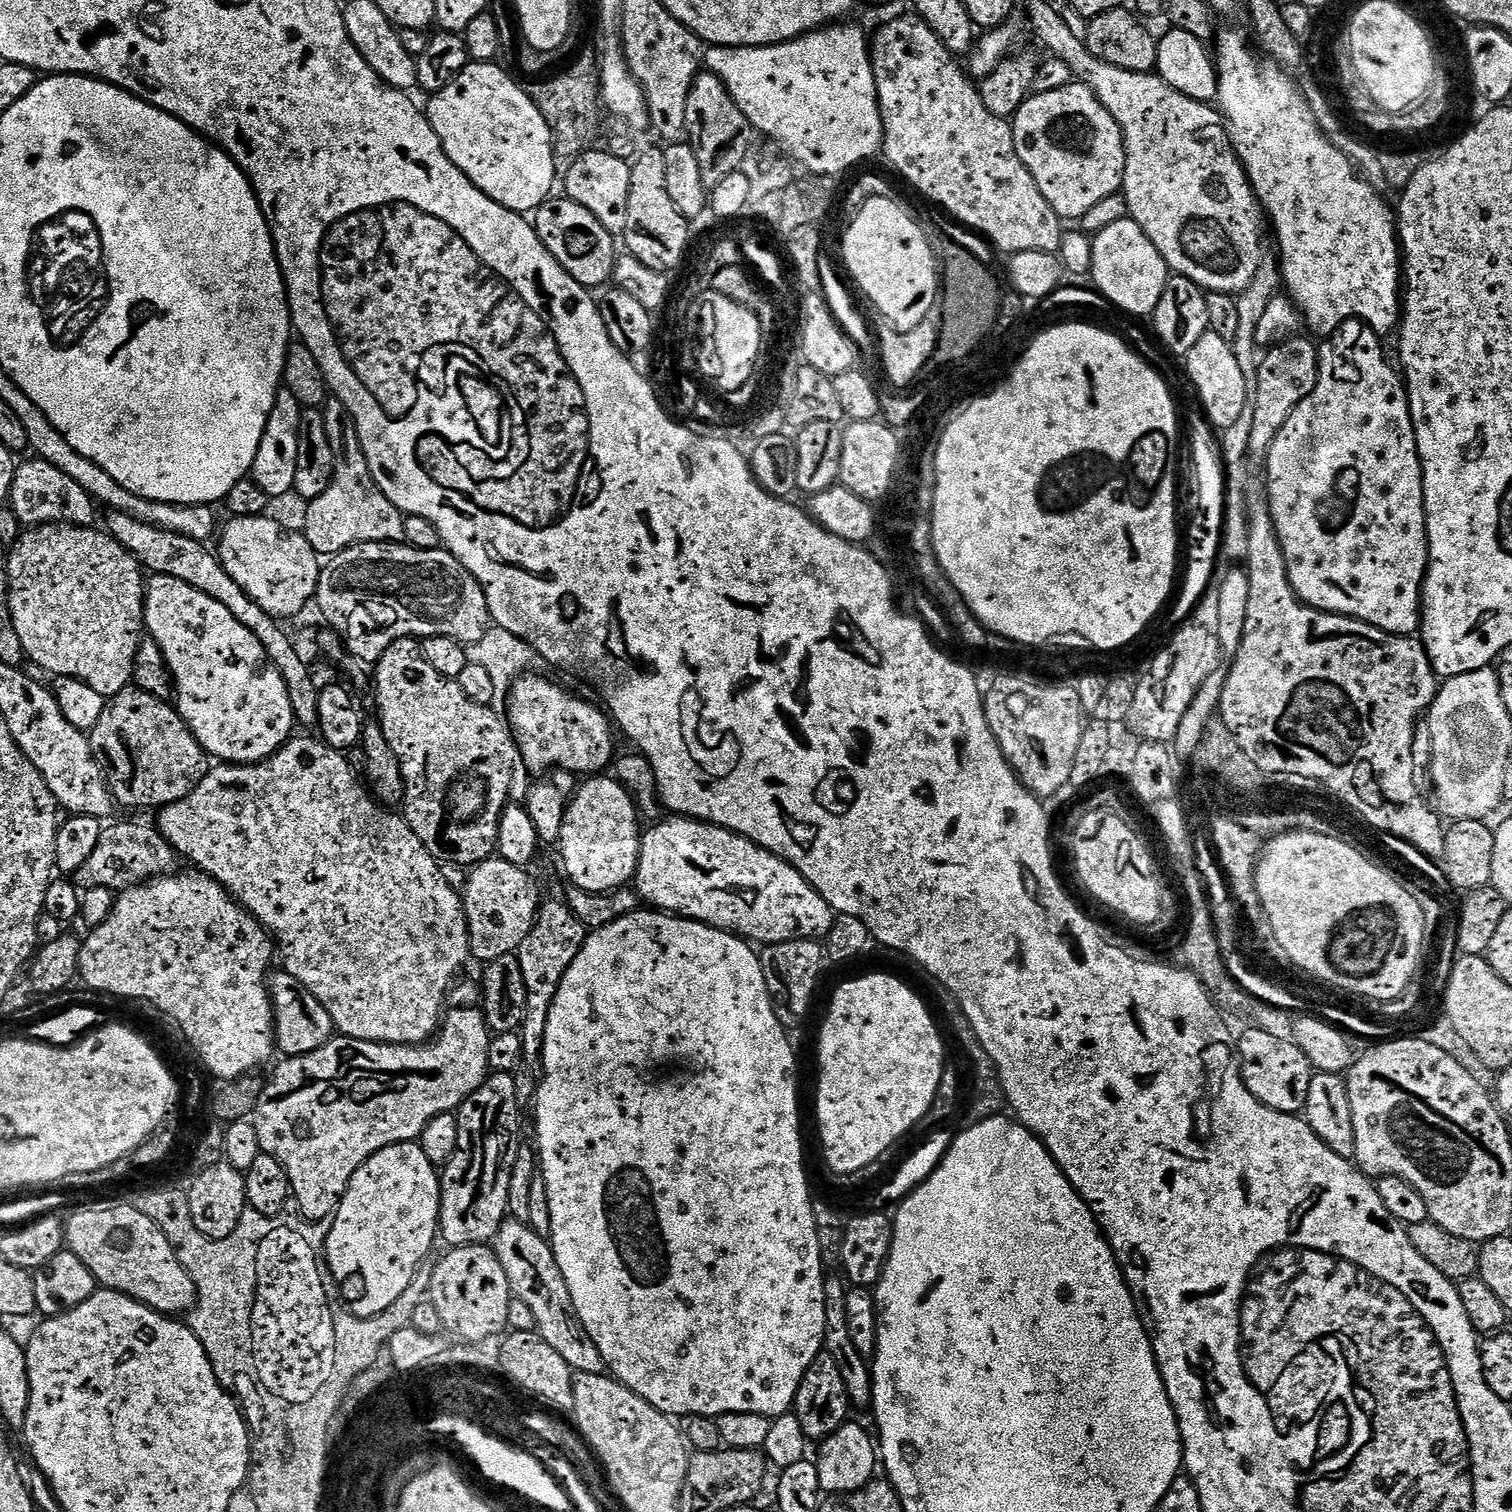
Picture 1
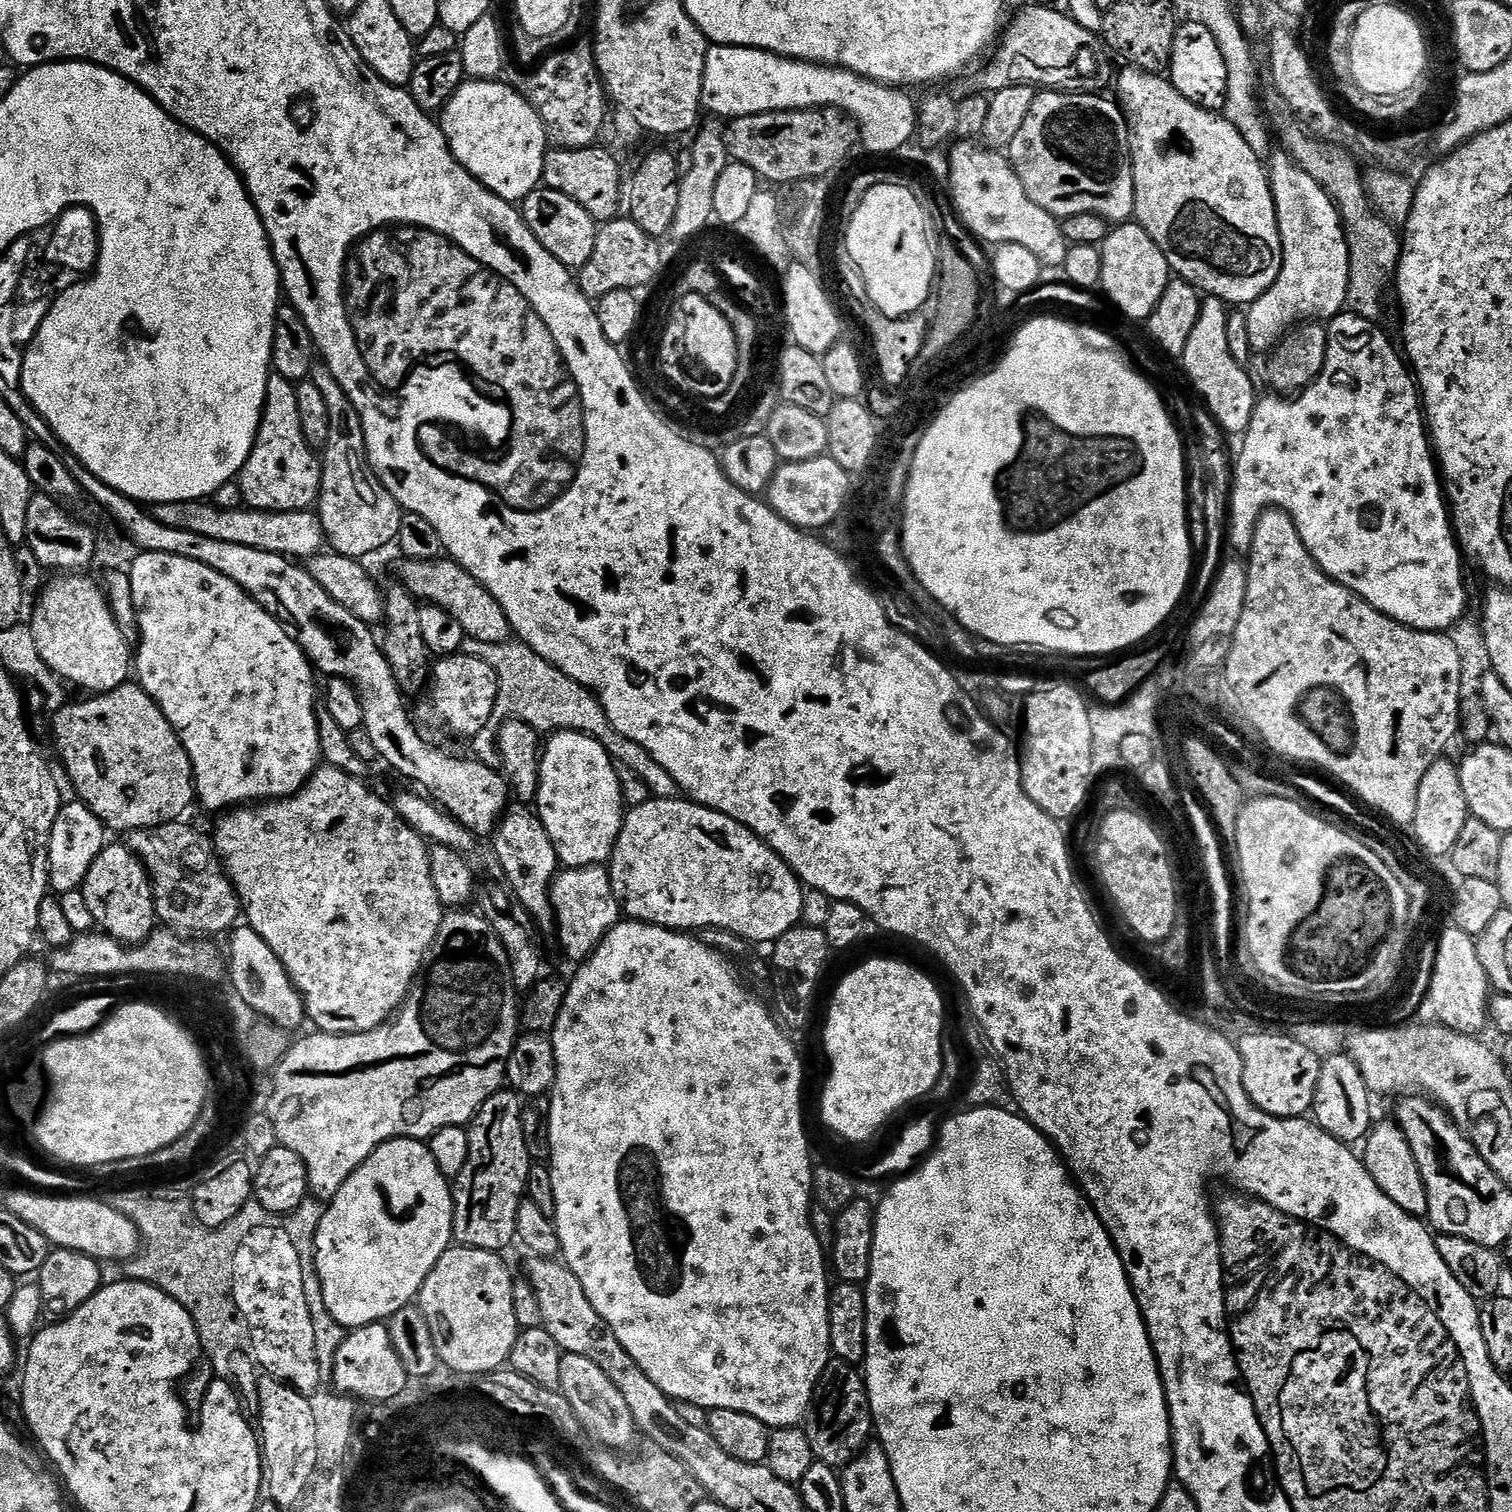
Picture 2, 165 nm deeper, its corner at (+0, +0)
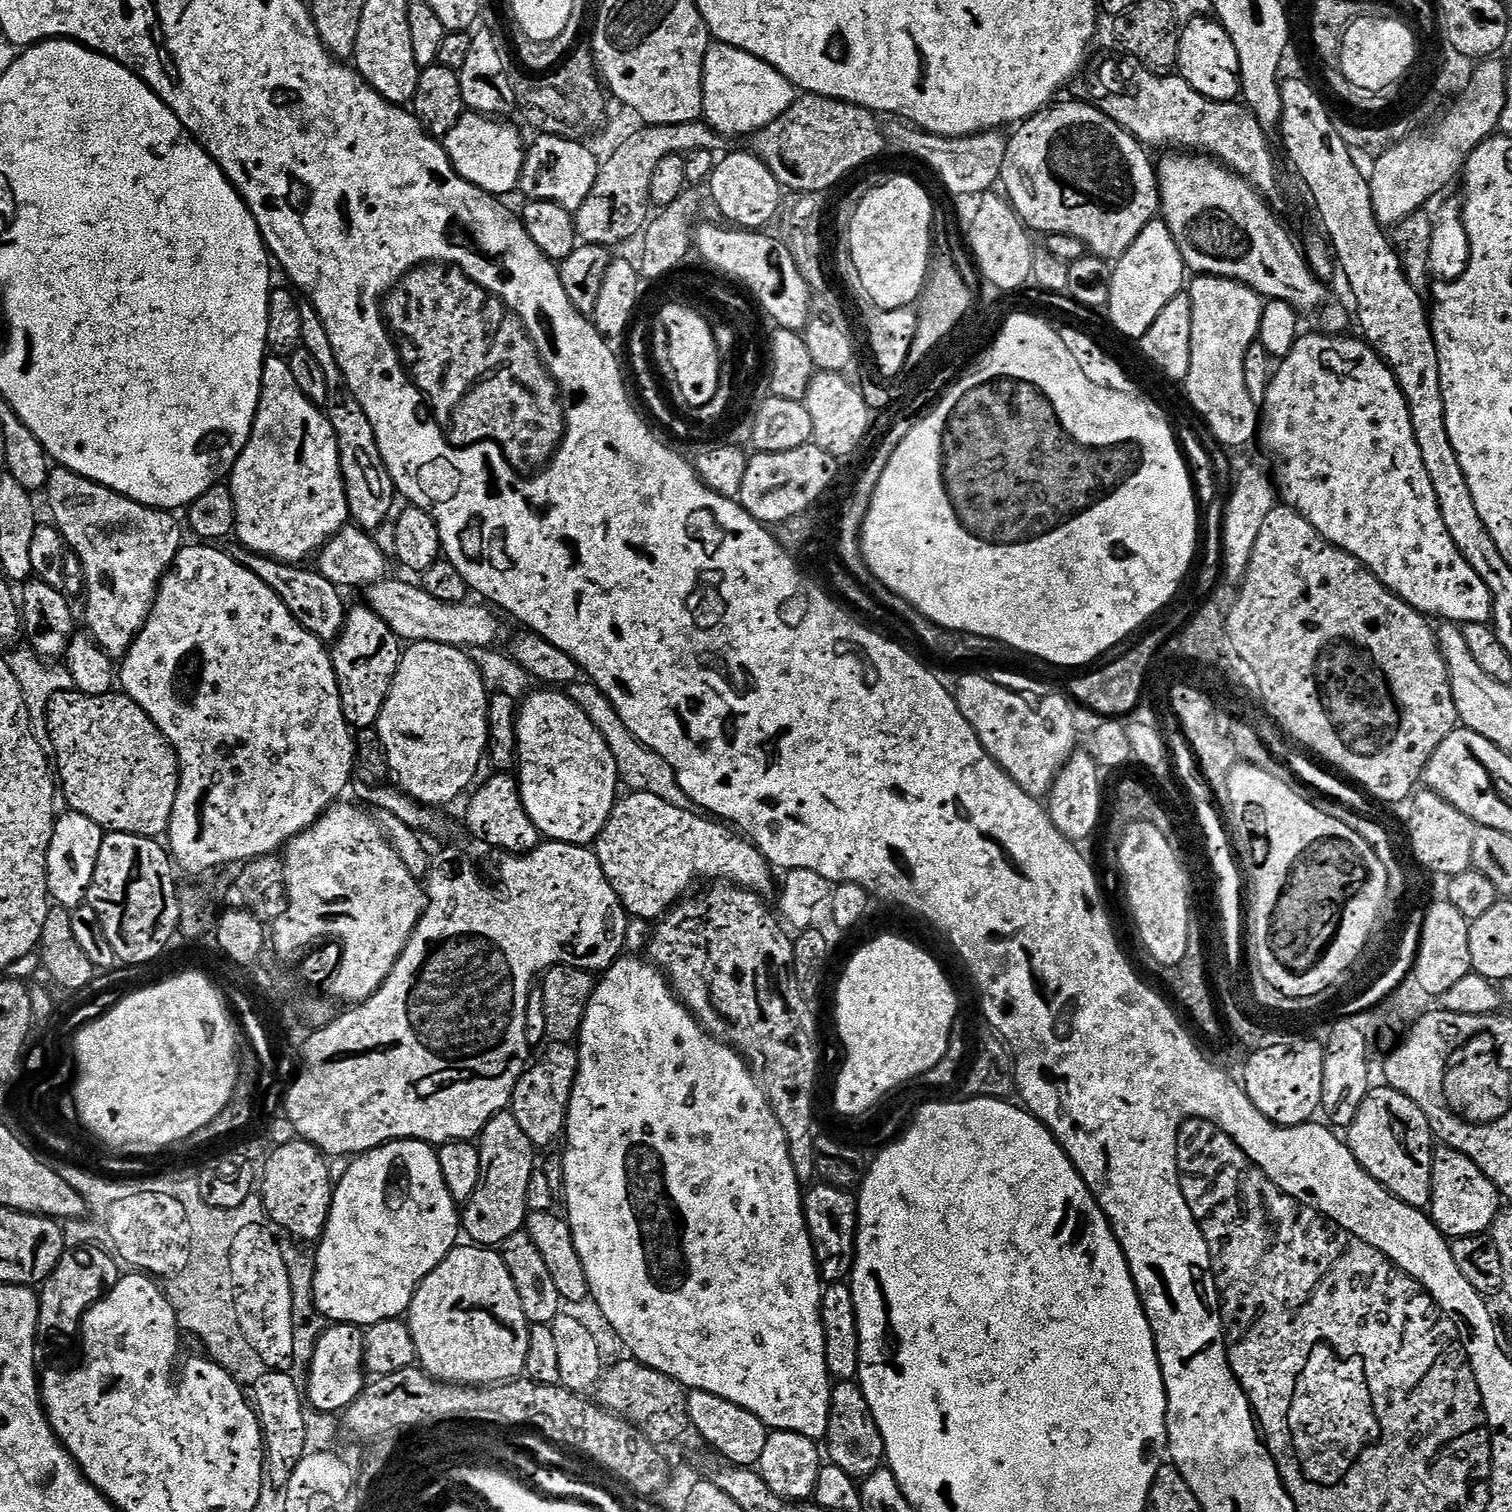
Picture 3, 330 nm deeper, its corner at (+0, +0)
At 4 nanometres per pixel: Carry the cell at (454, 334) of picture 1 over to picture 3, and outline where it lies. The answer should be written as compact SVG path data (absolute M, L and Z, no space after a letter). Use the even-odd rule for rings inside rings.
M431 262L412 269L382 301L384 309L384 323L388 325L397 348L400 350L401 361L412 381L421 392L424 393L430 411L437 424L446 429L446 435L450 443L457 446L469 444L482 444L491 442L498 445L504 451L504 456L512 464L513 468L521 474L532 474L543 469L551 461L560 449L560 443L564 440L564 425L566 423L566 404L560 394L560 387L556 385L556 379L552 377L544 360L540 357L539 350L528 336L524 323L519 316L510 311L498 297L491 295L482 286L478 286L468 277L459 266L451 264L433 264Z

